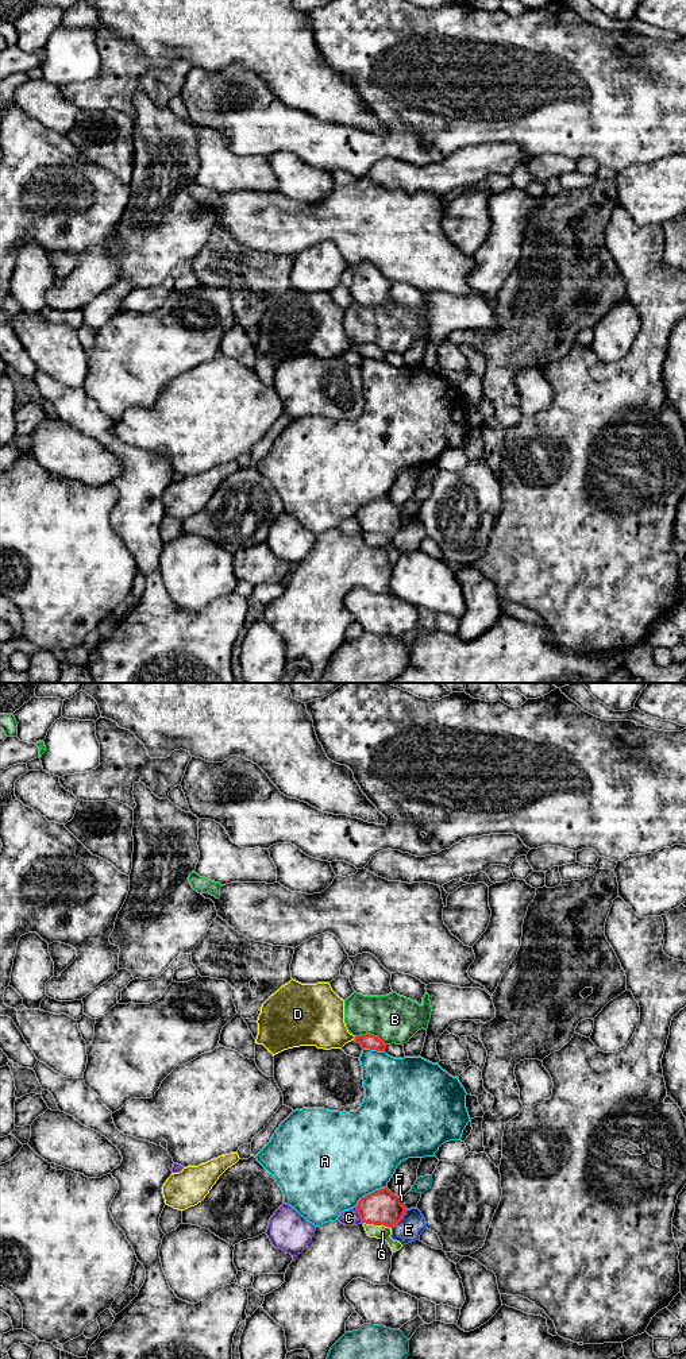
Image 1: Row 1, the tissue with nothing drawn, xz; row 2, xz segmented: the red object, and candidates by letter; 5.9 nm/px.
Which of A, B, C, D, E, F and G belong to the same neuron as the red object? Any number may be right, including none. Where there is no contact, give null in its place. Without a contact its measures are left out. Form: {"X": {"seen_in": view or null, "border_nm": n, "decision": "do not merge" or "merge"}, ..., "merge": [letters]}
{"A": {"seen_in": "xz", "border_nm": 220, "decision": "do not merge"}, "B": {"seen_in": "xz", "border_nm": 190, "decision": "do not merge"}, "C": {"seen_in": "xz", "border_nm": 110, "decision": "do not merge"}, "D": {"seen_in": "xz", "border_nm": 30, "decision": "do not merge"}, "E": {"seen_in": "xz", "border_nm": 150, "decision": "do not merge"}, "F": {"seen_in": "xz", "border_nm": 60, "decision": "do not merge"}, "G": {"seen_in": "xz", "border_nm": 170, "decision": "do not merge"}, "merge": []}

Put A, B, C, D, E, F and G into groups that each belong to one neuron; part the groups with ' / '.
A / B / C / D / E / F / G

